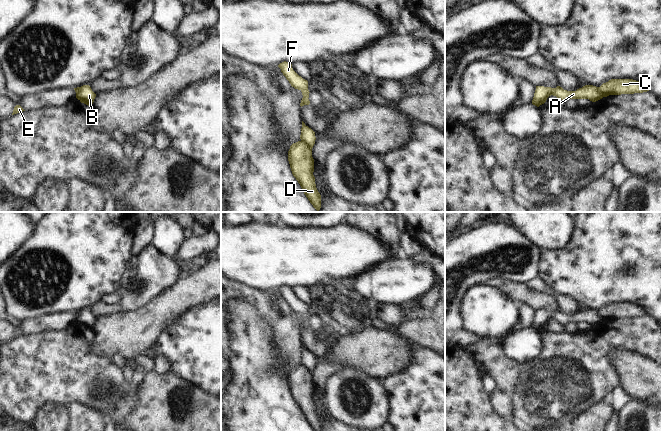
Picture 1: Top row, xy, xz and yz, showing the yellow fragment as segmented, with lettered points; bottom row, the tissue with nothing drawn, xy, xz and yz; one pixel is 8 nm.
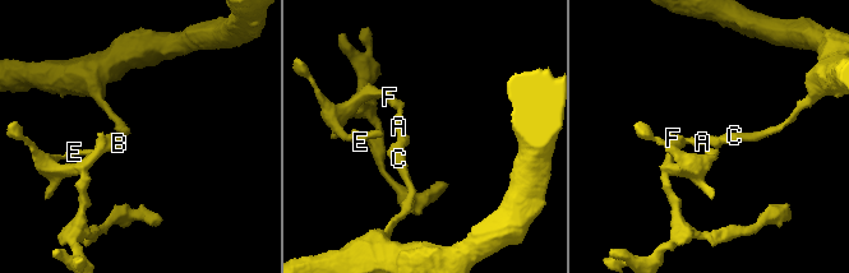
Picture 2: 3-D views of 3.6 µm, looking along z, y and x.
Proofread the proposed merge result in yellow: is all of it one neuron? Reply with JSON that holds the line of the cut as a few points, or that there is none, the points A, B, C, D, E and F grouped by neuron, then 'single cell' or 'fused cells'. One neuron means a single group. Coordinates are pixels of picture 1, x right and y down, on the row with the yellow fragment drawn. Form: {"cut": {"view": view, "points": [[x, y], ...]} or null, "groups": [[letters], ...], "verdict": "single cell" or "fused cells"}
{"cut": {"view": "xz", "points": [[301, 140], [311, 148]]}, "groups": [["A", "B", "E", "F"], ["C", "D"]], "verdict": "fused cells"}

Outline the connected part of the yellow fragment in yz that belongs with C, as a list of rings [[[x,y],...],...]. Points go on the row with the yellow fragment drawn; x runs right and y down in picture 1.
[[[611,79],[599,87],[603,97],[609,95],[634,94],[649,91],[642,82],[633,79]]]

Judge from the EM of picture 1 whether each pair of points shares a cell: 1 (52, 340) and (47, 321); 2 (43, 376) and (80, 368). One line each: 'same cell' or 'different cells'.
1: different cells
2: same cell

